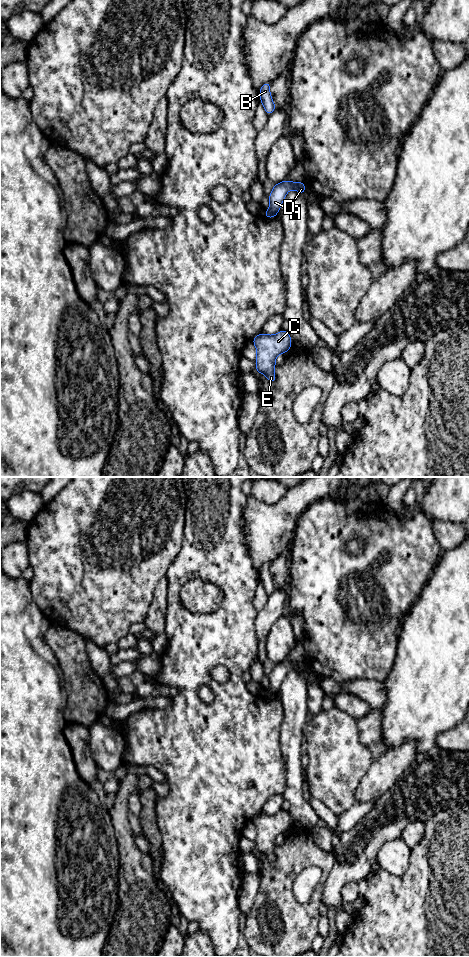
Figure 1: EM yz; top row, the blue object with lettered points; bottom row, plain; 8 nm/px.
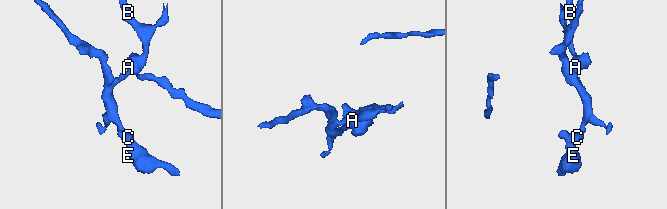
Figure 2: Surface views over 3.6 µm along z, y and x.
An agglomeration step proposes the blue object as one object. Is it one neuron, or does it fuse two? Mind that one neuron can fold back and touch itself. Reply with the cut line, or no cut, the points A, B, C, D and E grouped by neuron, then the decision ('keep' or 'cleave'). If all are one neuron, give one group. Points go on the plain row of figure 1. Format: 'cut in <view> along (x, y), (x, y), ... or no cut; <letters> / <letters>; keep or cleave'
cut in yz along (264, 693), (272, 697); A B D / C E; cleave

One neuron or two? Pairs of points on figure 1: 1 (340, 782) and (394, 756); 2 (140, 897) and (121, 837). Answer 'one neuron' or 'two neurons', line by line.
1: two neurons
2: one neuron

